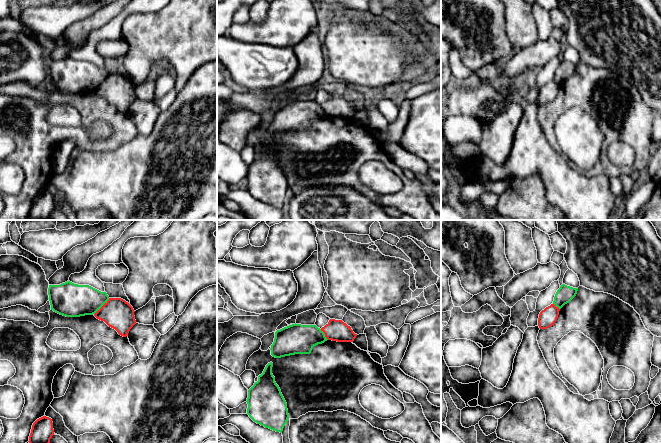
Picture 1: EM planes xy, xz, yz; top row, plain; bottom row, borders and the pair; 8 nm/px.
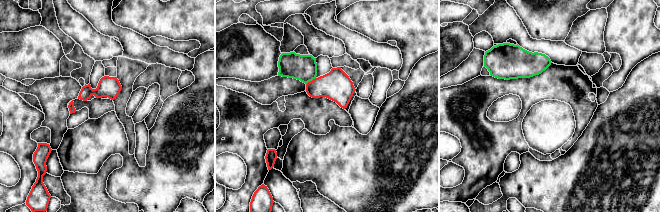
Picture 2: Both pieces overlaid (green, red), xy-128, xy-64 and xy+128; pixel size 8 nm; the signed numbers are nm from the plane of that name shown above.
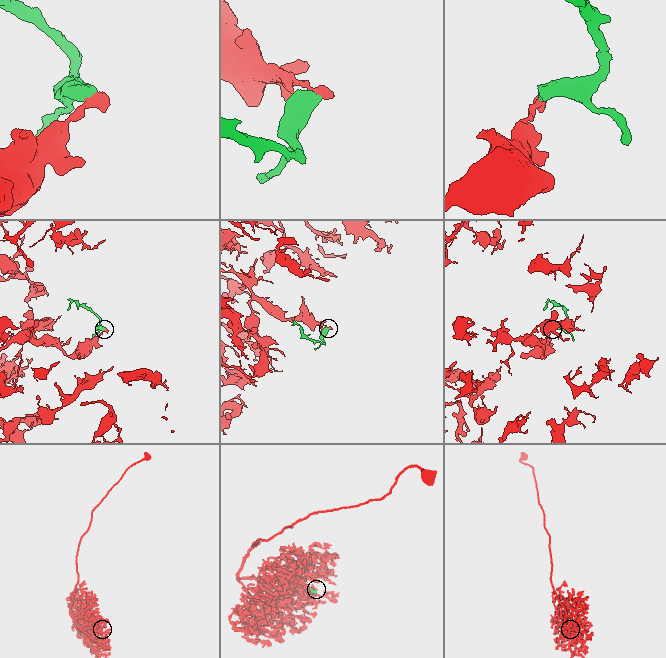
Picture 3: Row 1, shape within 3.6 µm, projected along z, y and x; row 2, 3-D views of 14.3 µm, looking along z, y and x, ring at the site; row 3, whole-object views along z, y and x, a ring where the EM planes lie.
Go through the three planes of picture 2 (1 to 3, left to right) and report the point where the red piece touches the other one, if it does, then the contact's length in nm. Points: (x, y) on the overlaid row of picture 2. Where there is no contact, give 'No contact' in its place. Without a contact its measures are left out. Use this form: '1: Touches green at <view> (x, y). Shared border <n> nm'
1: No contact
2: Touches green at xy-64 (310, 80). Shared border 100 nm
3: No contact

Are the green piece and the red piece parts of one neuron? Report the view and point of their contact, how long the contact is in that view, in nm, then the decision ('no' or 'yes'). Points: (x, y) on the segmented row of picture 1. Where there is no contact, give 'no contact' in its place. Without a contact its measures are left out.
xy (102, 305) | 180 nm | no

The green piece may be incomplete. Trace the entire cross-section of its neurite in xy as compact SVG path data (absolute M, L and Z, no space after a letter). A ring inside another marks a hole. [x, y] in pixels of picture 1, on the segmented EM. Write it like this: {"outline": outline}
{"outline": "M70 281L49 285L48 295L51 310L66 317L93 315L109 300L106 292Z"}

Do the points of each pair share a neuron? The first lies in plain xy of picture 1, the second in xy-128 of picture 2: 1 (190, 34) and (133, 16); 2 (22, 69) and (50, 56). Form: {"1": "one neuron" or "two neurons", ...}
{"1": "one neuron", "2": "one neuron"}

